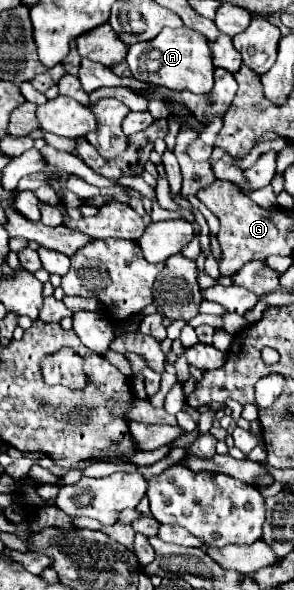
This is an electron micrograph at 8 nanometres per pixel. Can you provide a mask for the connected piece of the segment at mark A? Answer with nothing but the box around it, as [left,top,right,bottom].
[125,26,213,94]

